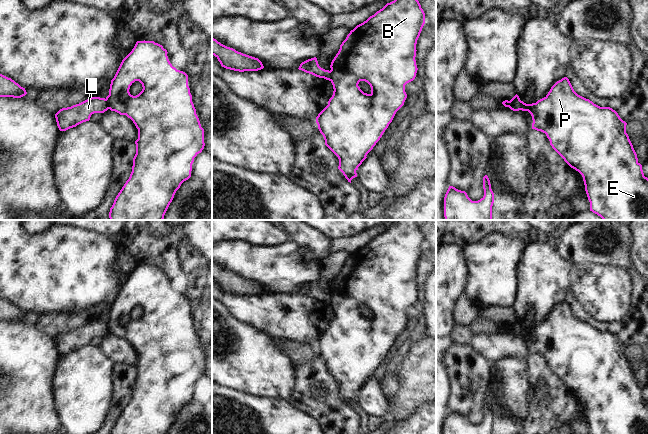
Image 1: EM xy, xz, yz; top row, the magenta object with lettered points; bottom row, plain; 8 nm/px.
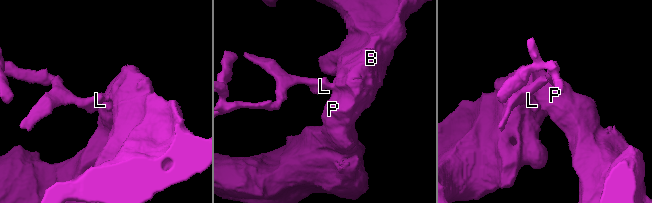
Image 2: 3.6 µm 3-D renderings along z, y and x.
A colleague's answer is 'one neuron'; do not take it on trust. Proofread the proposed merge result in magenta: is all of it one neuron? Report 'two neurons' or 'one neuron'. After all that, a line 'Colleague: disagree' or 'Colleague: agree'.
two neurons
Colleague: disagree

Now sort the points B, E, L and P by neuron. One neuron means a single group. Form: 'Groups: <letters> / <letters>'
Groups: B E P / L.

